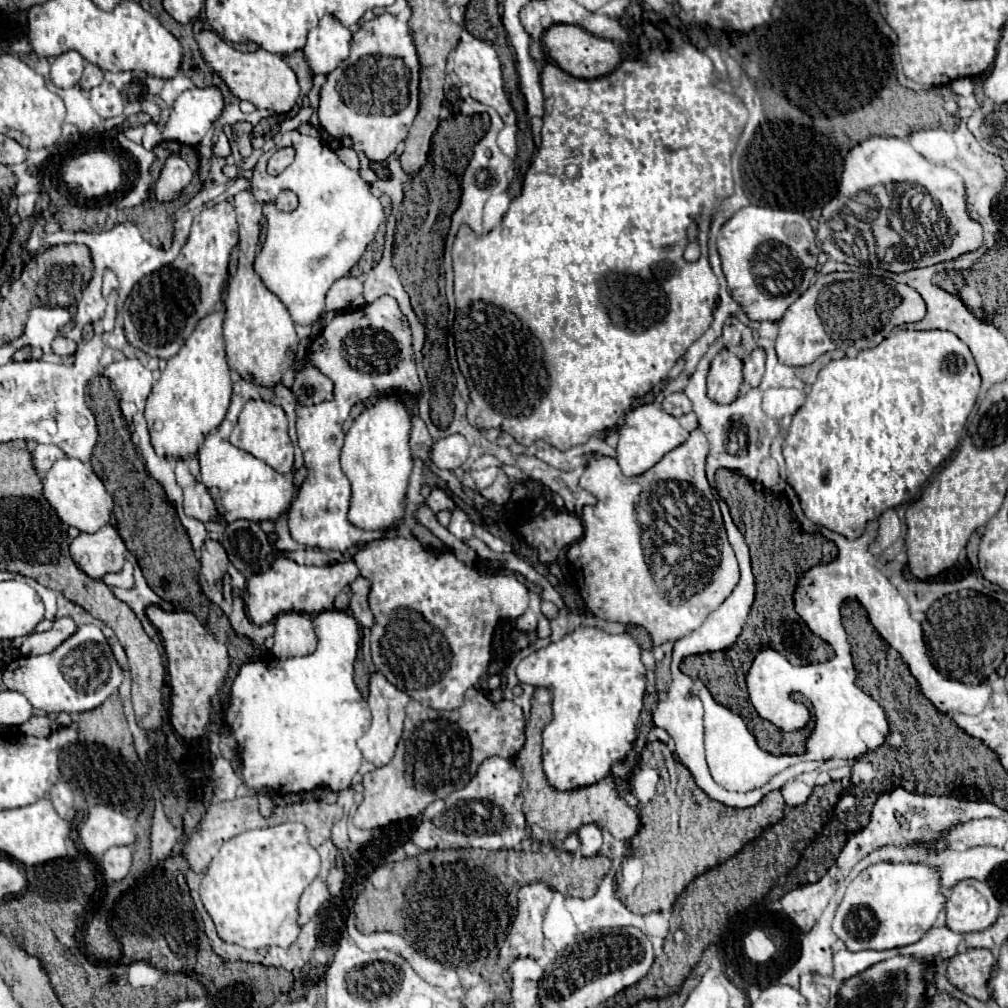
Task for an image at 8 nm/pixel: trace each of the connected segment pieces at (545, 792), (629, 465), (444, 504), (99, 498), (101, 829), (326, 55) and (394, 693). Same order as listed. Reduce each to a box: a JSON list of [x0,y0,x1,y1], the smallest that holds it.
[[516,687,638,847],[616,403,688,477],[426,487,454,513],[44,457,112,533],[80,805,136,857],[304,15,350,75],[358,673,410,767]]

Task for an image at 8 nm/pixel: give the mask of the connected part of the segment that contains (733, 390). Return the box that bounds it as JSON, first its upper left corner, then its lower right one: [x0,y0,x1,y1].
[708,349,742,403]

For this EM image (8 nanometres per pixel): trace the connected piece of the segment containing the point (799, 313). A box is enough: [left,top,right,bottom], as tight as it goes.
[776,273,926,367]

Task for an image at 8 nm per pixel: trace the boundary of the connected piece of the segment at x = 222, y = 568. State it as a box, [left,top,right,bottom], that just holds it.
[200,541,228,605]

